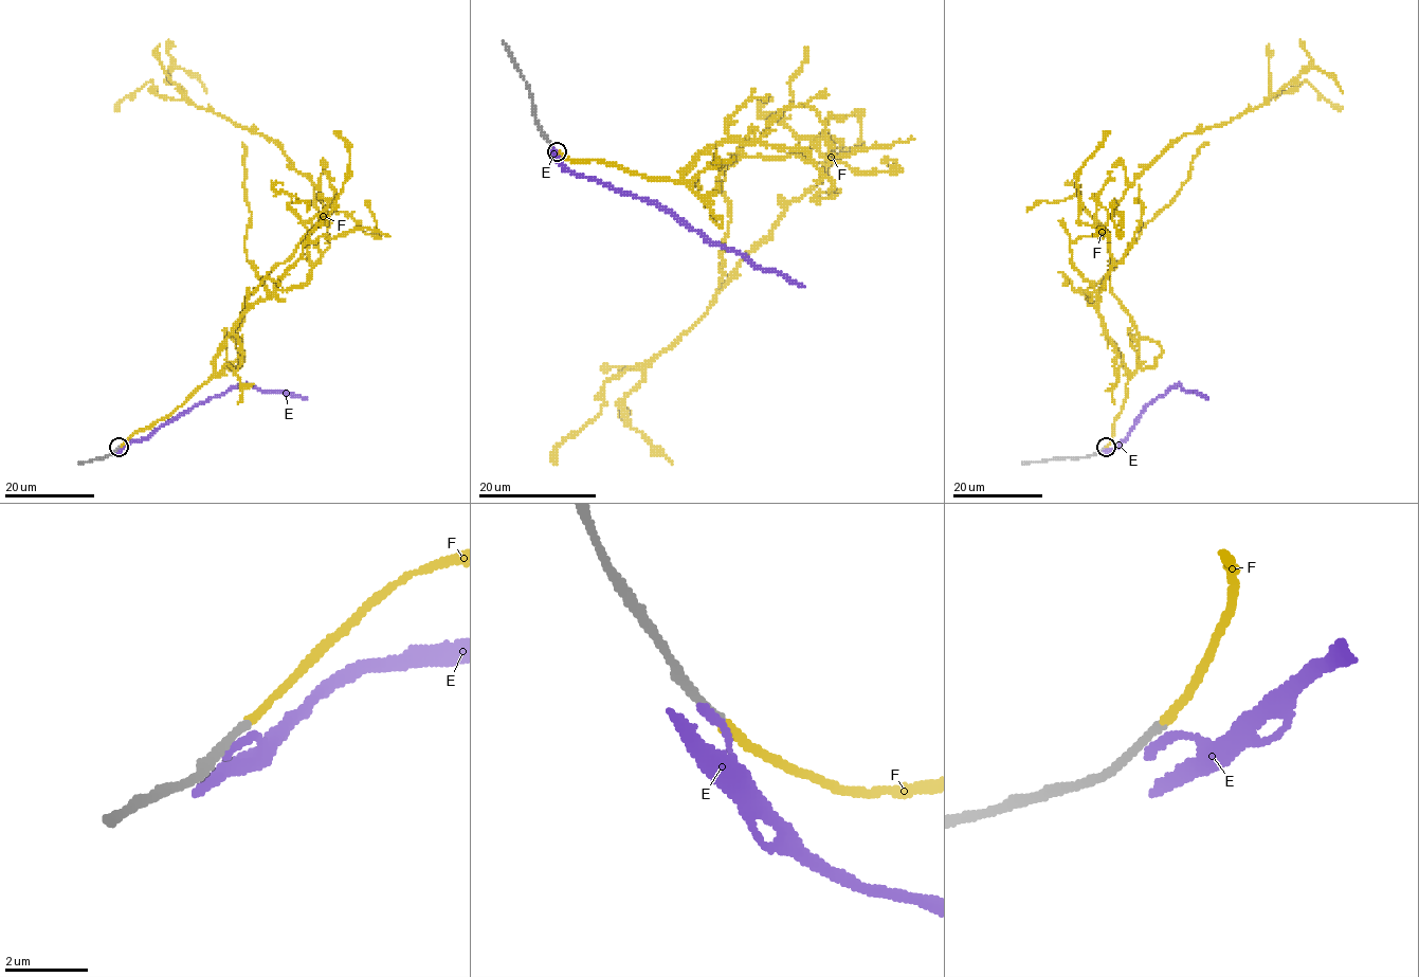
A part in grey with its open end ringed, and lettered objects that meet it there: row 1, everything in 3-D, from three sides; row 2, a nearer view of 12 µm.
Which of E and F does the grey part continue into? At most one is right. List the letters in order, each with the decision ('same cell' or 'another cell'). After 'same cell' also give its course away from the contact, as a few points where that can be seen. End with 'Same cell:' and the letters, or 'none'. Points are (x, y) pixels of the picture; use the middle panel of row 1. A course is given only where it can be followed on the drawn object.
E: another cell
F: same cell; it runs (556, 151), (673, 180), (725, 141), (829, 161), (690, 328), (607, 380), (551, 462)
Same cell: F

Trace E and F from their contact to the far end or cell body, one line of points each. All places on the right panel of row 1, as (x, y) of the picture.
E: (1105, 449), (1113, 449), (1122, 441), (1141, 412), (1175, 384), (1207, 398)
F: (1106, 447), (1128, 380), (1097, 293), (1112, 258), (1104, 227), (1126, 191), (1187, 132), (1305, 80), (1341, 109)

